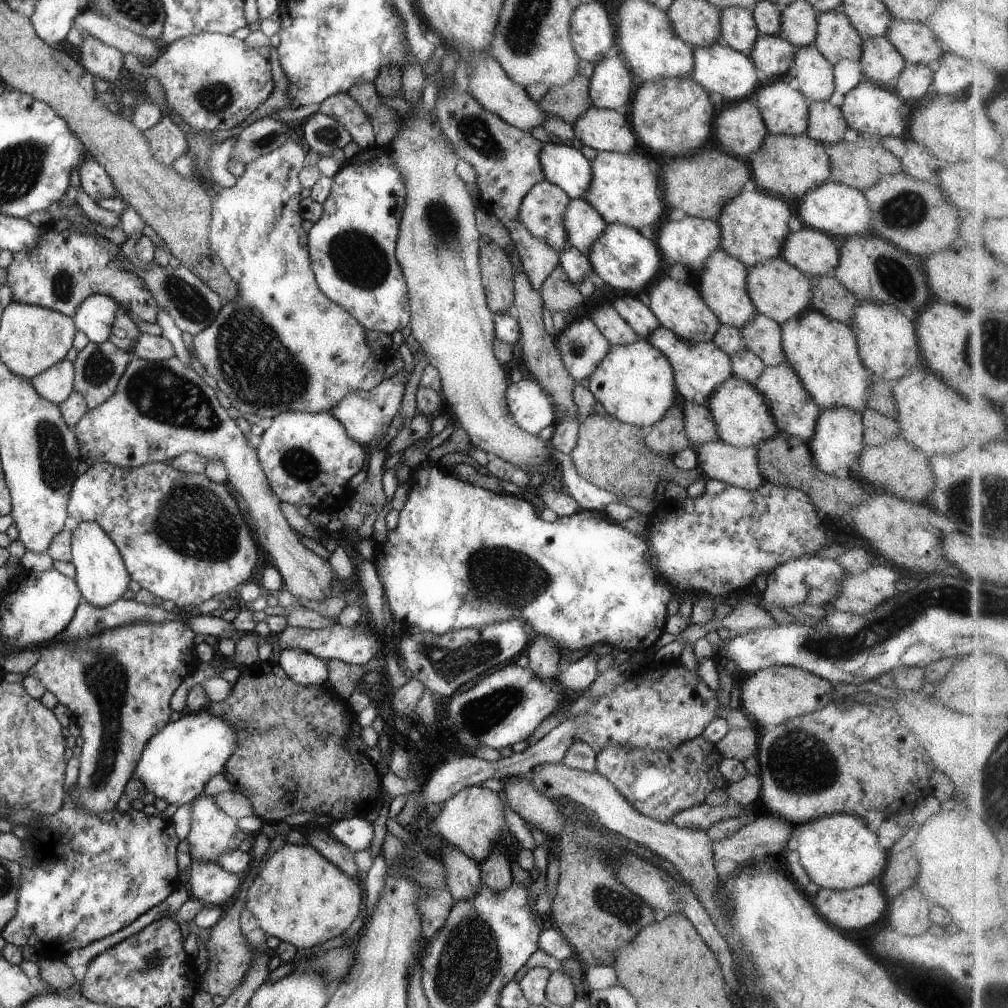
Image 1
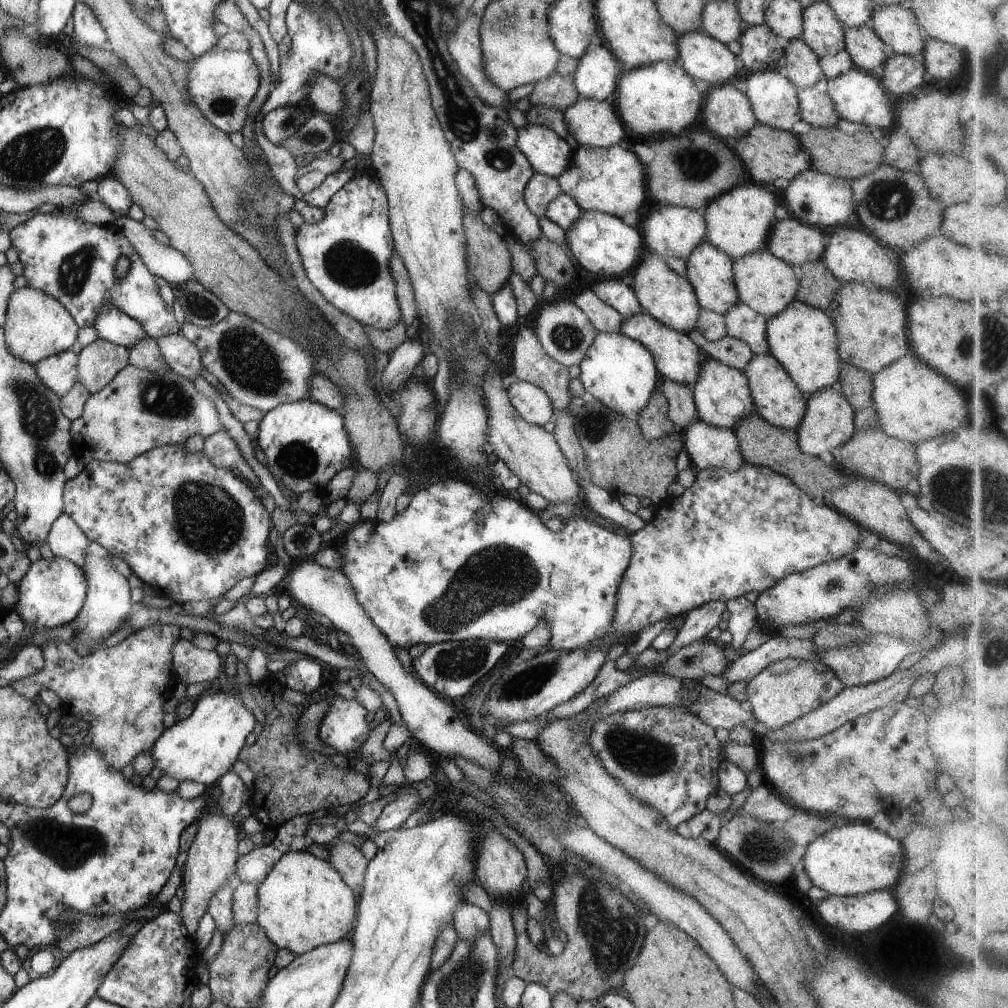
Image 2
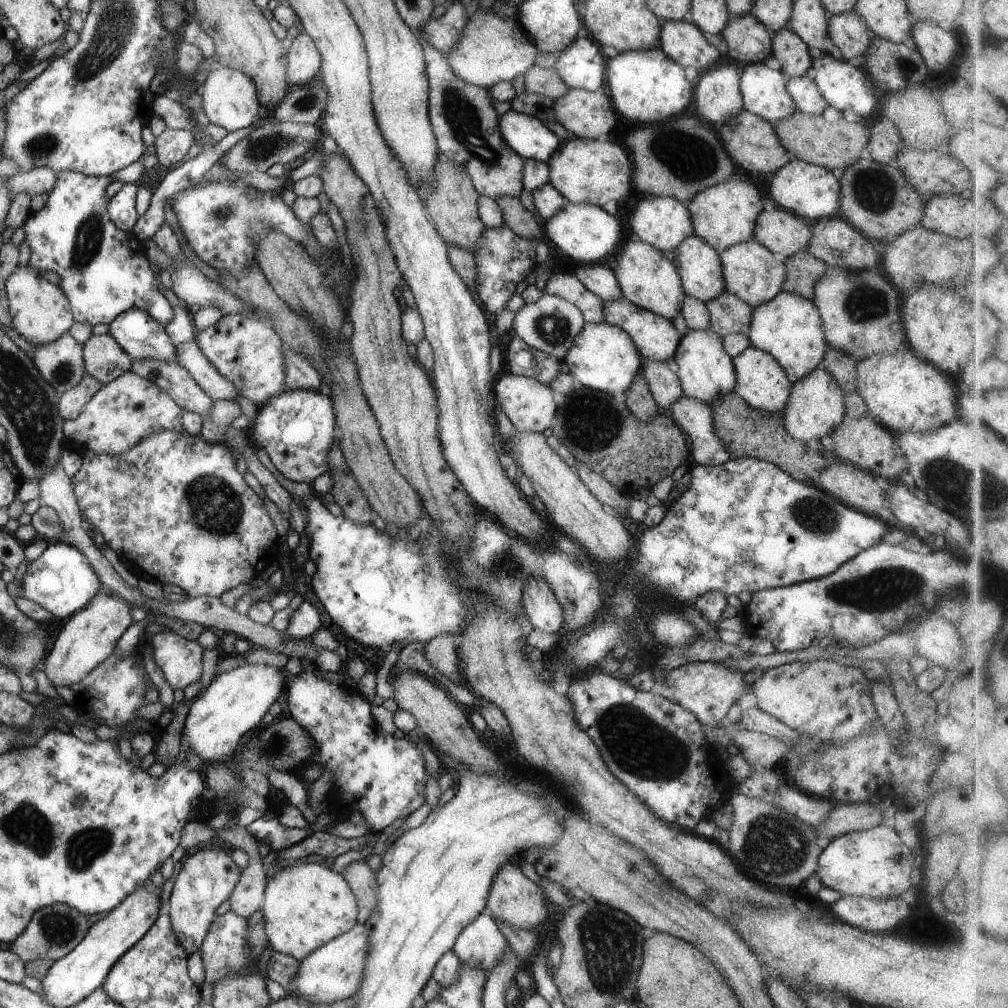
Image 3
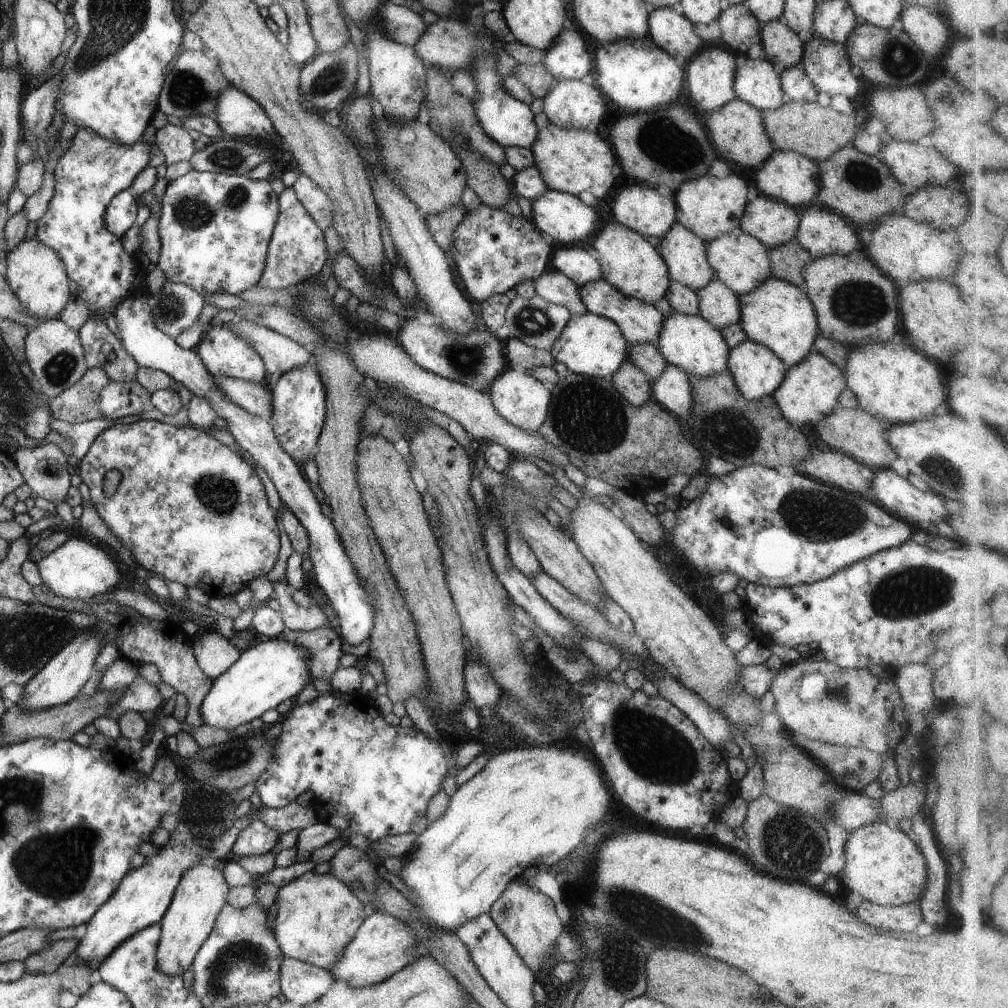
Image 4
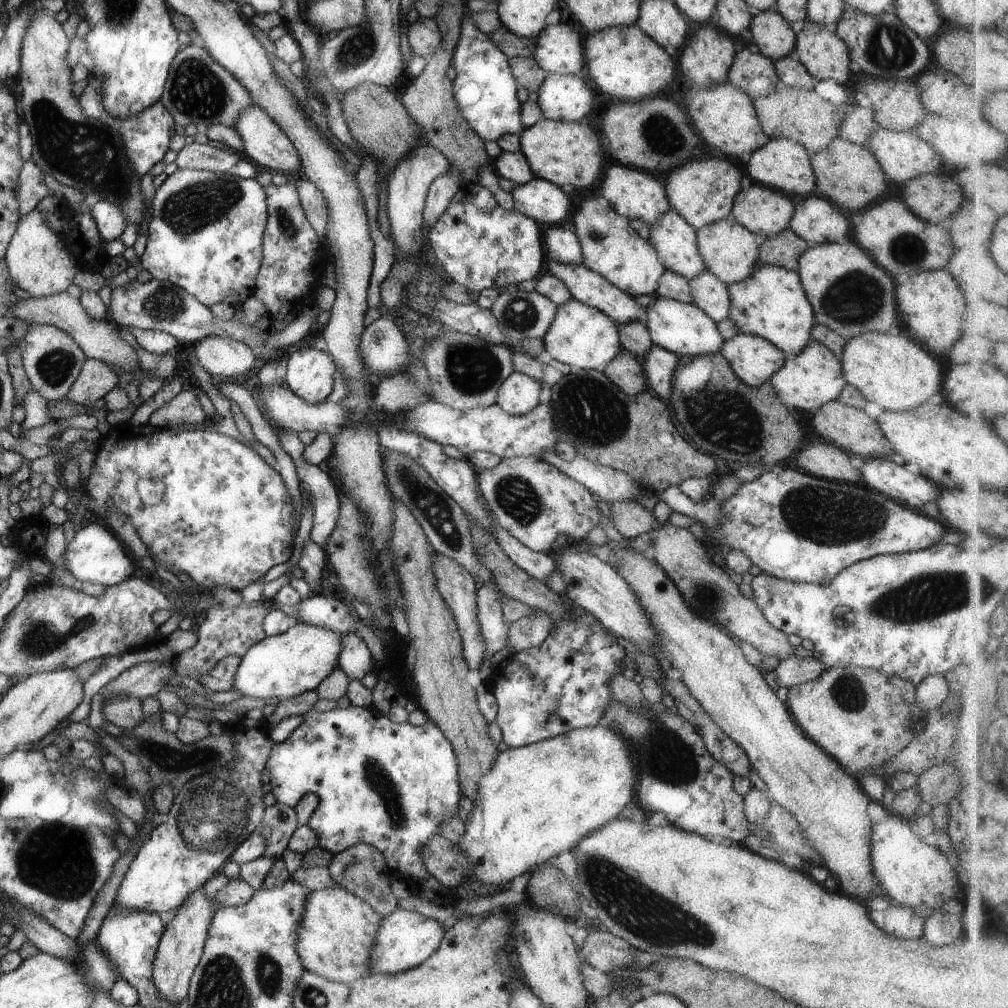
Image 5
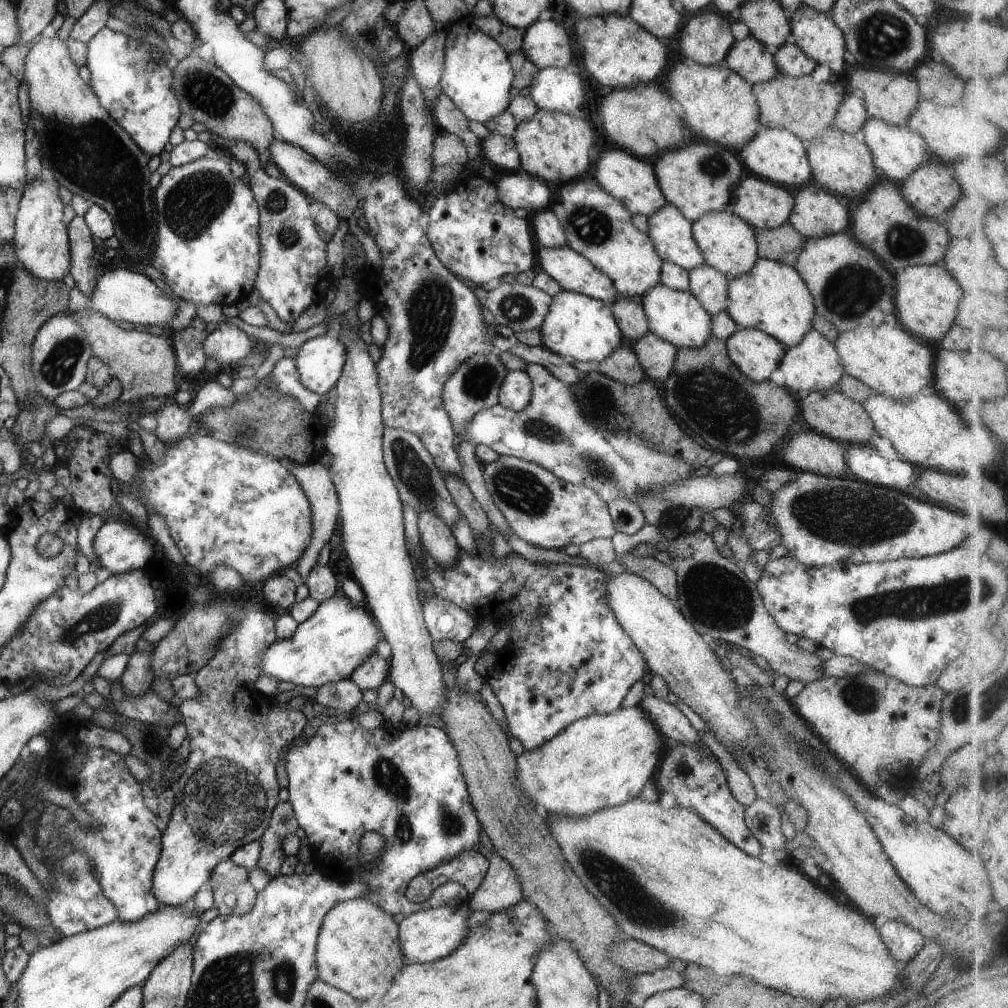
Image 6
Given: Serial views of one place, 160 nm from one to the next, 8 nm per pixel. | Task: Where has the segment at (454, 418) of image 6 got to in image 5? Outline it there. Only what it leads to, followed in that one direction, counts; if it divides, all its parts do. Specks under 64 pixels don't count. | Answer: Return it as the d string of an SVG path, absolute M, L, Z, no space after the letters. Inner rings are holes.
M450 328L440 330L436 340L424 350L426 366L434 401L457 410L486 408L495 405L502 382L513 374L512 352L502 344L490 344L484 338L456 332Z

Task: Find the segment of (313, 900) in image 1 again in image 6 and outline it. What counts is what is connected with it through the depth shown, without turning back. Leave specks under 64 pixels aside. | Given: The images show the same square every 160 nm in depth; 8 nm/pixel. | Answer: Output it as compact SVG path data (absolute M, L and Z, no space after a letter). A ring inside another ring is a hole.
M364 897L337 902L324 917L316 951L318 979L353 996L361 1003L374 997L382 997L390 988L395 974L405 964L405 956L399 941L399 924L377 904Z

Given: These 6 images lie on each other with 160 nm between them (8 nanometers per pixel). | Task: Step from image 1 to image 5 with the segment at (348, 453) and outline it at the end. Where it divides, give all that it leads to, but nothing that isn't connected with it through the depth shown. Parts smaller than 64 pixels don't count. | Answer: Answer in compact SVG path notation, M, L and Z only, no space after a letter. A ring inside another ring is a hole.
M304 346L289 356L282 382L304 402L320 404L332 393L334 372L336 366L329 353L318 346Z

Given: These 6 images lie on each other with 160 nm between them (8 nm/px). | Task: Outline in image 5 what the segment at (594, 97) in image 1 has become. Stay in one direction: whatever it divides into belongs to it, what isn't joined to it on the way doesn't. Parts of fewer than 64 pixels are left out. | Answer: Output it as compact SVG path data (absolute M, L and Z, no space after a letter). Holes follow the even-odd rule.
M546 26L535 41L533 60L545 72L562 76L584 75L582 42L570 26Z

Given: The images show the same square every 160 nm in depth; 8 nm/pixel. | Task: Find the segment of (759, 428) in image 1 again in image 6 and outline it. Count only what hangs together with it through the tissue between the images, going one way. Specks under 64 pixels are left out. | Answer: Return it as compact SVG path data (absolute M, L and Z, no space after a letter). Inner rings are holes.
M658 283L641 297L641 305L649 324L649 331L658 338L671 342L678 350L703 347L712 336L712 316L689 290L671 289Z

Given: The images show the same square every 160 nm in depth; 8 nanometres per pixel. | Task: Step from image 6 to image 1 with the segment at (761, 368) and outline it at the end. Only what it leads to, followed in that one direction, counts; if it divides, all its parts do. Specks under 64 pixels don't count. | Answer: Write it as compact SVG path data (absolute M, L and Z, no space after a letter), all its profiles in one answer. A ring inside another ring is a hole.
M784 362L775 367L766 367L763 374L753 382L754 388L763 395L766 406L770 409L775 425L789 435L810 440L815 433L816 419L822 410L802 386L796 371Z

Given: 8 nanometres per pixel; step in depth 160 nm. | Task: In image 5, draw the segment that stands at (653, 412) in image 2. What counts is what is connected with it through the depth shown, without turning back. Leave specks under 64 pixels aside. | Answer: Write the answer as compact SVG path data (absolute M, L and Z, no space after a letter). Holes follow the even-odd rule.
M628 352L620 353L608 362L603 374L628 396L638 396L648 390L642 361Z

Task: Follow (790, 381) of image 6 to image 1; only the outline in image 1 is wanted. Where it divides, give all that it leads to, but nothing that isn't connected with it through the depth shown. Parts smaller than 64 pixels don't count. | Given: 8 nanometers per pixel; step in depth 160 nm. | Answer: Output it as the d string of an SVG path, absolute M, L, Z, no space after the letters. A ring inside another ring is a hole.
M844 405L822 409L816 419L815 433L807 443L818 470L831 475L845 474L866 445L863 441L863 422L860 412Z

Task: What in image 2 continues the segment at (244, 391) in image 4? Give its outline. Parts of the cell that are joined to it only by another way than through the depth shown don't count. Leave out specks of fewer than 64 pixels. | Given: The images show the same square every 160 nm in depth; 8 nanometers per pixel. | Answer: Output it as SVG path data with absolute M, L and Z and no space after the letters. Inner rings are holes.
M182 333L163 336L157 343L164 360L177 375L192 382L202 376L205 366L199 350Z

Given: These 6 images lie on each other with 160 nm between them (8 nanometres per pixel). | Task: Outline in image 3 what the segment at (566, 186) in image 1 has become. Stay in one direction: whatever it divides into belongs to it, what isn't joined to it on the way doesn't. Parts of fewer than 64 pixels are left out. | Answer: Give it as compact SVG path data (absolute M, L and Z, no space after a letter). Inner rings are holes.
M512 108L499 116L498 128L506 144L523 159L546 162L561 141L540 119Z

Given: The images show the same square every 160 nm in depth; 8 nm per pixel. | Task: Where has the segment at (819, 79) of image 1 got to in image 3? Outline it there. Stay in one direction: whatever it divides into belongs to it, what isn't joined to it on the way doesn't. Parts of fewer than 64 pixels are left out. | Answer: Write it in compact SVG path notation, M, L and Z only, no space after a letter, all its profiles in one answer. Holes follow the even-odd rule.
M782 29L772 34L771 55L780 62L780 70L790 78L811 74L814 52L790 29Z

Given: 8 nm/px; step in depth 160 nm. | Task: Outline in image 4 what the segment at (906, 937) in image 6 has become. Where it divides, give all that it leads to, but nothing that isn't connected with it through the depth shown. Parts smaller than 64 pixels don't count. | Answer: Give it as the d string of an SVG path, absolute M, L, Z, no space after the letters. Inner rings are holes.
M860 900L856 916L870 926L876 926L884 931L900 931L914 933L916 926L923 920L923 914L918 903L908 903L902 906L884 906Z

